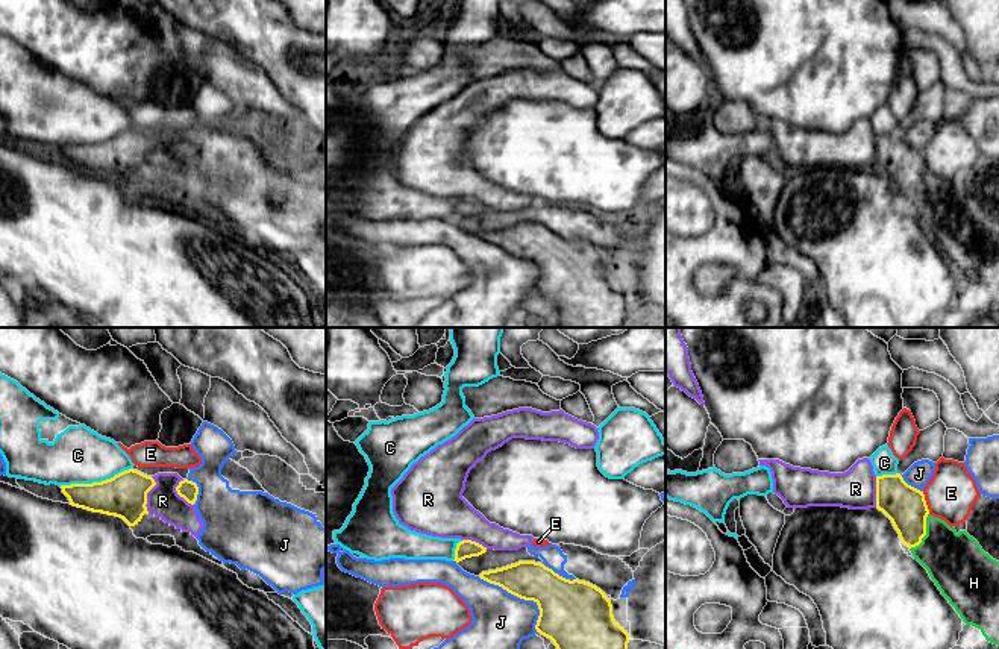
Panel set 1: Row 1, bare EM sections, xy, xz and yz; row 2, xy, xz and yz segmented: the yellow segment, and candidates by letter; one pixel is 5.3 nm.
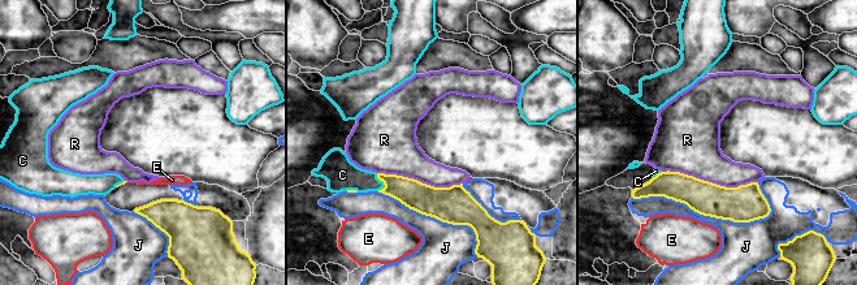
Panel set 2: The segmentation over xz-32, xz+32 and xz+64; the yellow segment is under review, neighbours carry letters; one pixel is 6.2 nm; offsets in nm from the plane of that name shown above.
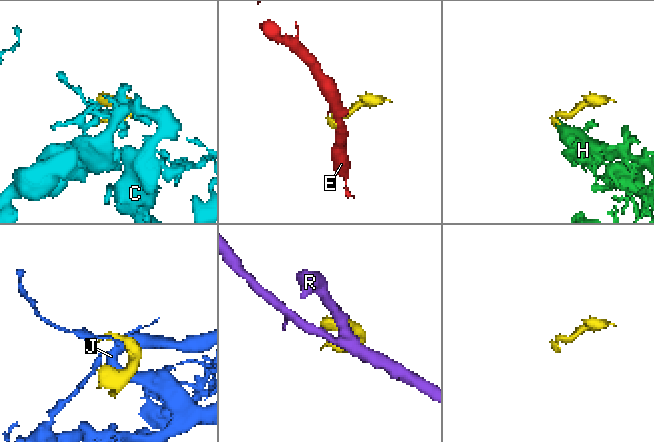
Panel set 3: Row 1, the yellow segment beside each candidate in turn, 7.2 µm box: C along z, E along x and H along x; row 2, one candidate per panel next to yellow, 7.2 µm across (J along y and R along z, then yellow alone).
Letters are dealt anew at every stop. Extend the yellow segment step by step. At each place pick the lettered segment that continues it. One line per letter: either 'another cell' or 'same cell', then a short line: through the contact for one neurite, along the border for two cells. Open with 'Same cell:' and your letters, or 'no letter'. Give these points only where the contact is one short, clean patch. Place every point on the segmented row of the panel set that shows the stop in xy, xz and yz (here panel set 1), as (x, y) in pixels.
Same cell: H
C: another cell; line xy (131, 467), (100, 481), (59, 485)
E: another cell
H: same cell
J: another cell
R: another cell

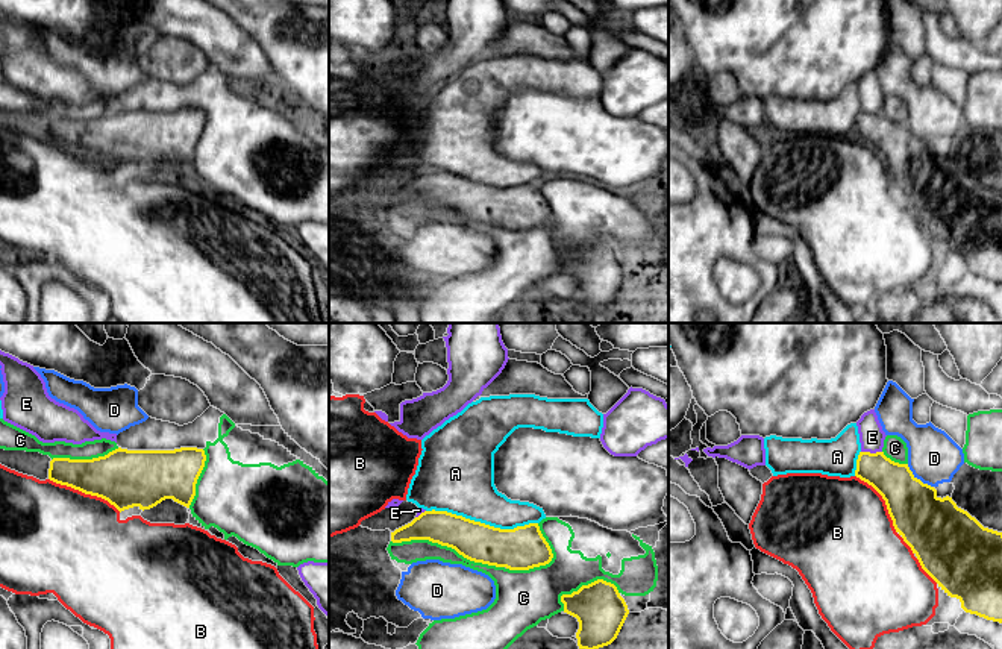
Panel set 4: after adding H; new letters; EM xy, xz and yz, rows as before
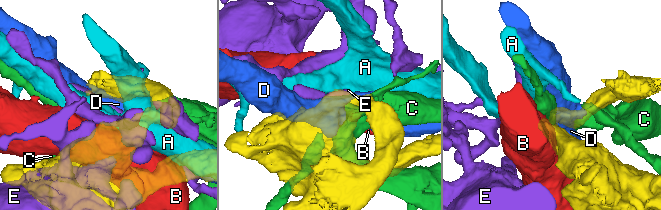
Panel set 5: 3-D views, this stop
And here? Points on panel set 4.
Same cell: no letter
A: another cell
B: another cell
C: another cell
D: another cell
E: another cell; line yz (861, 451), (881, 452)

